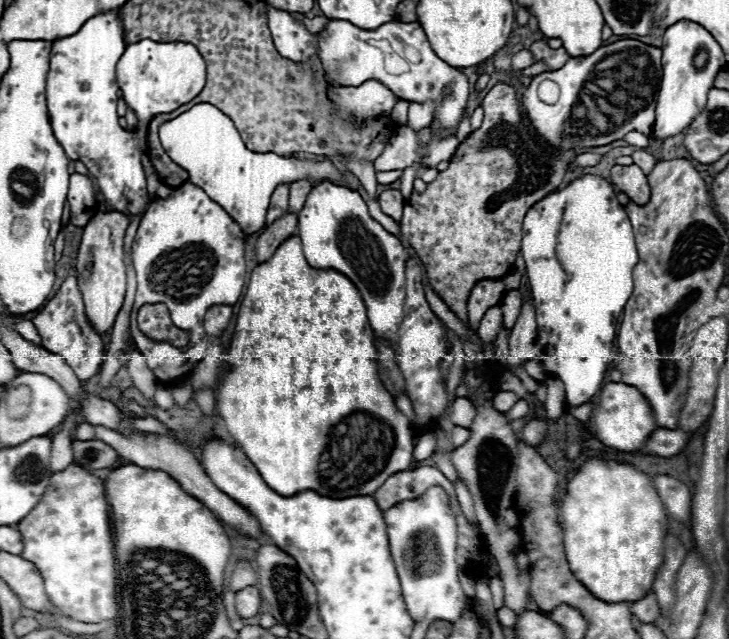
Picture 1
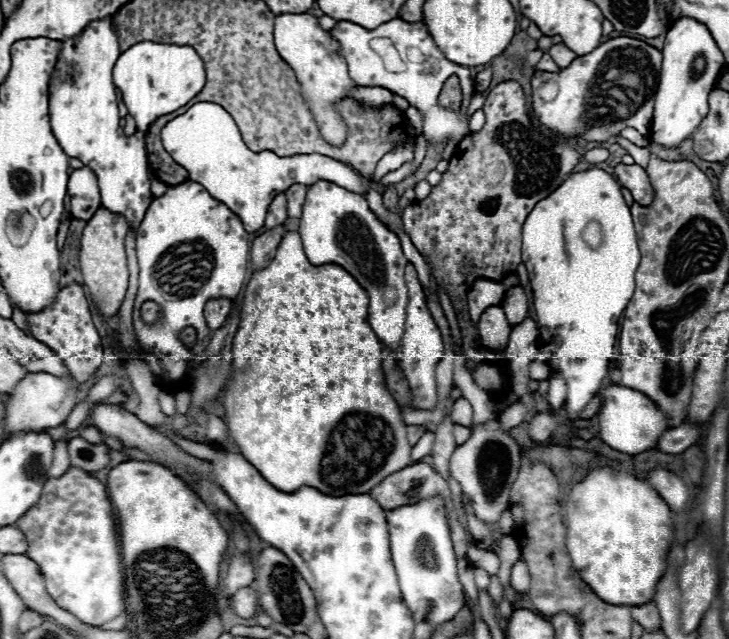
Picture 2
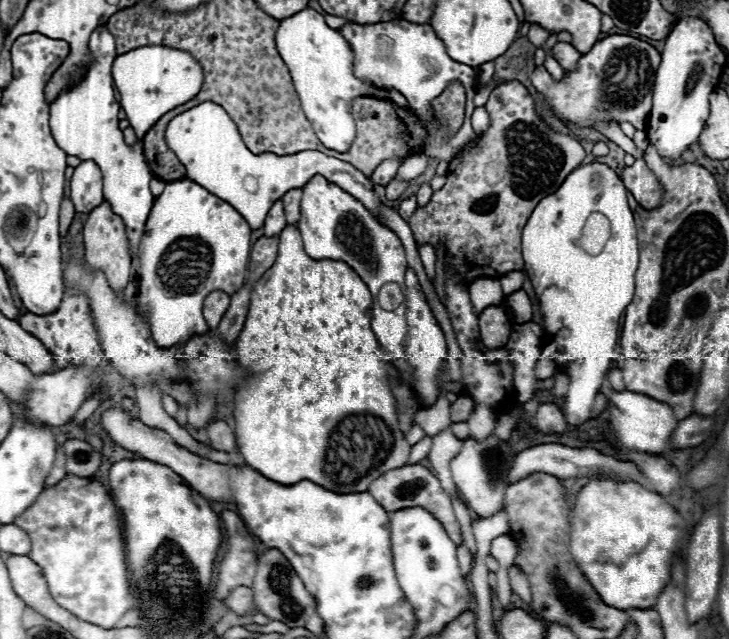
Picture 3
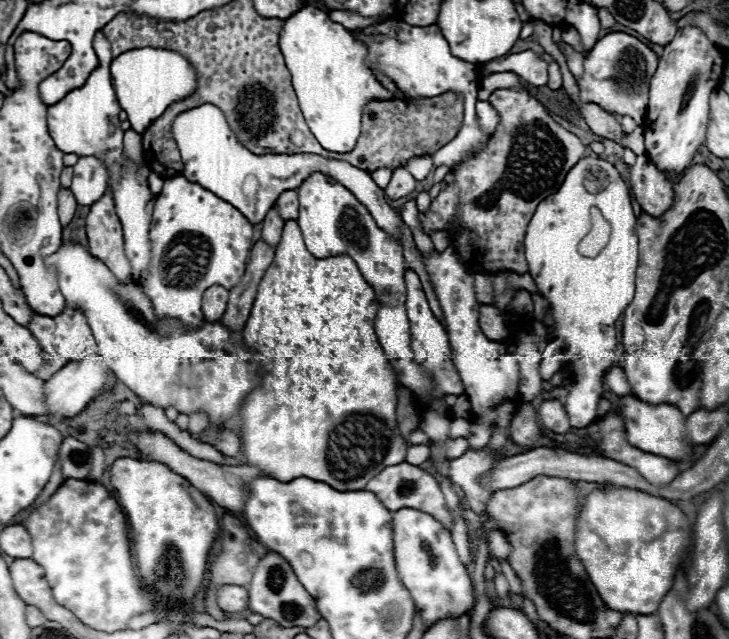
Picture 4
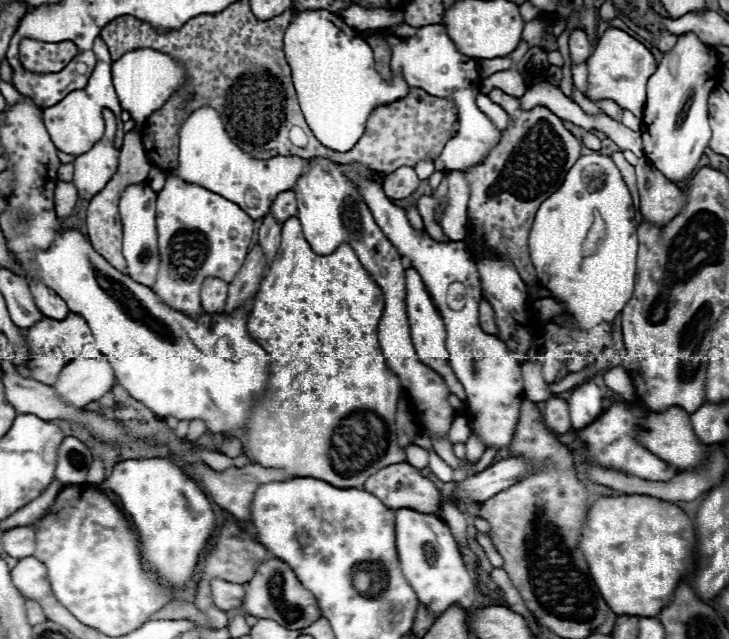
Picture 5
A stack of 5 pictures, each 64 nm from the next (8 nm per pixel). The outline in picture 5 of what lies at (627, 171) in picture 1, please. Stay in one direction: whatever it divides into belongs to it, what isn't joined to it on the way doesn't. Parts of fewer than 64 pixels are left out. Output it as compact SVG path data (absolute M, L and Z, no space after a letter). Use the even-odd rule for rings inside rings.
M646 158L638 160L636 178L644 220L662 228L684 210L686 194L676 184L668 182Z

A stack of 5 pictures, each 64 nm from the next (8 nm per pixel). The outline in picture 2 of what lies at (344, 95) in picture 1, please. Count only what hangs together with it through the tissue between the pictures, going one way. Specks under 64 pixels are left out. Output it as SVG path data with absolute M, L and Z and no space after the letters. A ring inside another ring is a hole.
M362 86L352 90L352 94L348 94L350 98L356 98L364 104L370 106L384 106L384 104L392 104L392 92L382 88L382 86Z

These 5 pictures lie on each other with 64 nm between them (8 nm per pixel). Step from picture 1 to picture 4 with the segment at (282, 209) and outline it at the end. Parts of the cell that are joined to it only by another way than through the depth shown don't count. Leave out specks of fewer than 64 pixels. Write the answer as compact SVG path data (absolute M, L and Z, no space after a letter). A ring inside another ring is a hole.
M272 208L272 210L266 214L264 222L262 222L262 240L264 240L268 246L276 248L278 242L280 242L282 228L284 228L284 220L280 218L278 210Z

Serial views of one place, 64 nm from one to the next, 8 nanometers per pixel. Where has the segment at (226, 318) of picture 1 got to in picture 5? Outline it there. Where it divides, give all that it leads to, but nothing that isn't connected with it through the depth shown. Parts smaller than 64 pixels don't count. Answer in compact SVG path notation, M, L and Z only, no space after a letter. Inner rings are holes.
M206 278L202 284L202 308L206 312L224 312L228 284L220 278Z

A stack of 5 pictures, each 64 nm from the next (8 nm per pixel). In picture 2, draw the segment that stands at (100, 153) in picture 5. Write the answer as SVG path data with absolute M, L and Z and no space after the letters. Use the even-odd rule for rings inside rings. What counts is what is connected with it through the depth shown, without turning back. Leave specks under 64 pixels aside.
M88 166L78 168L70 174L68 194L70 194L70 206L72 206L74 218L88 220L102 206L98 178L96 178L94 170Z

